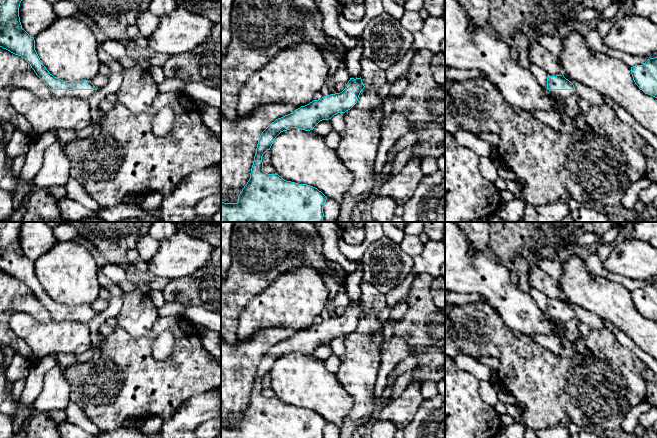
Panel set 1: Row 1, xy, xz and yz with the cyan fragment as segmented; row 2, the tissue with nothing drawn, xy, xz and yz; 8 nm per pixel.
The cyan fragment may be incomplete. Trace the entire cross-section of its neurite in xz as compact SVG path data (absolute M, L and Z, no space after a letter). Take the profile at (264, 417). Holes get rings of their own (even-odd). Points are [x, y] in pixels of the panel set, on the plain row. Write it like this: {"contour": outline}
{"contour": "M361 301L350 302L345 313L340 317L330 318L321 323L313 324L294 336L276 343L260 359L250 403L238 419L237 427L221 427L221 438L324 438L323 429L327 421L317 412L284 404L278 398L263 395L262 380L270 374L274 363L283 355L298 352L305 355L313 354L322 344L329 344L338 337L350 334L358 325L361 315L365 312Z"}

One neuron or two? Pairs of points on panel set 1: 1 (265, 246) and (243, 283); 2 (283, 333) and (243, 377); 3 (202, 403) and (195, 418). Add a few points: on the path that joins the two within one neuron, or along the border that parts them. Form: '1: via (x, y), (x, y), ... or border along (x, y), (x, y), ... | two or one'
1: via (259, 255), (249, 274) | one
2: via (270, 336), (243, 364) | one
3: via (200, 407), (195, 414) | one

